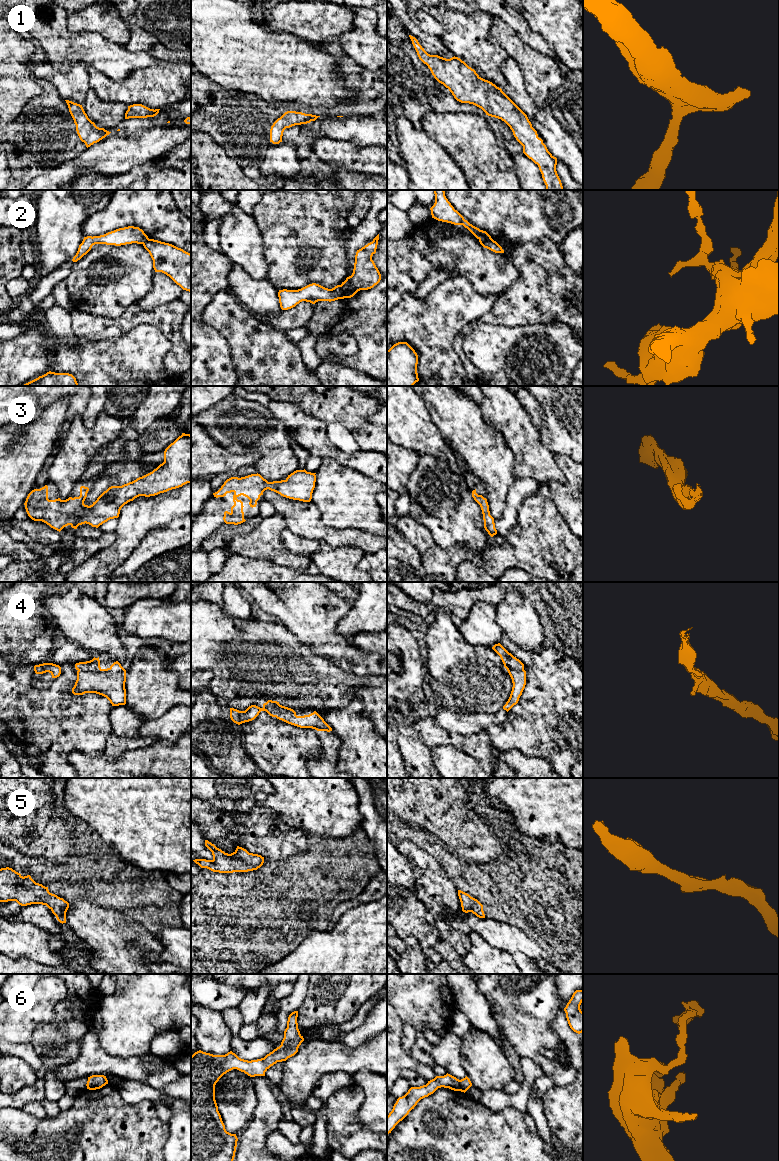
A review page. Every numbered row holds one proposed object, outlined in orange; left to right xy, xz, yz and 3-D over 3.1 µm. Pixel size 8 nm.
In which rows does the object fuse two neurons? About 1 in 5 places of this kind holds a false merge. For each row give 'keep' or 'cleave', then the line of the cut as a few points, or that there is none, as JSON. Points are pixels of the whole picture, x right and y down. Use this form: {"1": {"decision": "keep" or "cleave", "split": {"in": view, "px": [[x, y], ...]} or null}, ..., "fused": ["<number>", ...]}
{"1": {"decision": "keep", "split": null}, "2": {"decision": "cleave", "split": {"in": "xz", "px": [[341, 285], [341, 295], [339, 298]]}}, "3": {"decision": "keep", "split": null}, "4": {"decision": "keep", "split": null}, "5": {"decision": "keep", "split": null}, "6": {"decision": "keep", "split": null}, "fused": ["2"]}

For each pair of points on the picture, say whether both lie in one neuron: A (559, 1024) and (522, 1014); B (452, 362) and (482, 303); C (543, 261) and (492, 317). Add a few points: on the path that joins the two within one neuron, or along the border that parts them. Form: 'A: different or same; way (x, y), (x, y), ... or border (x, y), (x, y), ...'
A: different; border (561, 1008), (551, 1024), (551, 1028), (560, 1039)
B: same; way (447, 346), (447, 332), (466, 313)
C: same; way (537, 276), (507, 306)

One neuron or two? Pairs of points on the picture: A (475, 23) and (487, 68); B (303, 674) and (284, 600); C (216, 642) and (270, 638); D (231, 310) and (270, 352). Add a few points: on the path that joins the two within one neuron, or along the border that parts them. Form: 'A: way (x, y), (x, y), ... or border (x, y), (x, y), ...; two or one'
A: way (474, 34), (474, 47), (484, 57); one
B: border (280, 622), (310, 648); two
C: way (229, 638), (257, 638); one
D: way (238, 320), (260, 342); one

